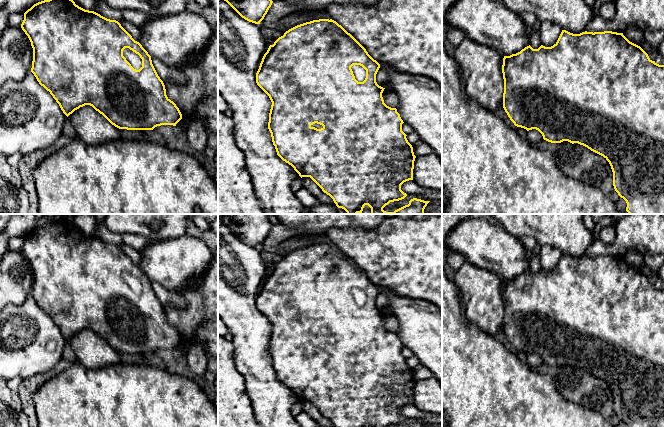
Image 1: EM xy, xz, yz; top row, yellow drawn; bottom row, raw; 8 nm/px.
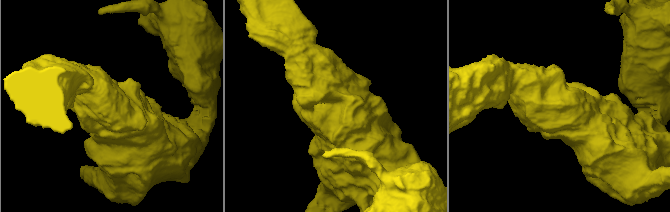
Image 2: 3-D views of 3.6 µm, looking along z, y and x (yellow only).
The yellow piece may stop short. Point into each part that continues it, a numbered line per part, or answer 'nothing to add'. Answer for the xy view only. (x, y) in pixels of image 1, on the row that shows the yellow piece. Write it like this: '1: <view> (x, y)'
1: xy (134, 59)

